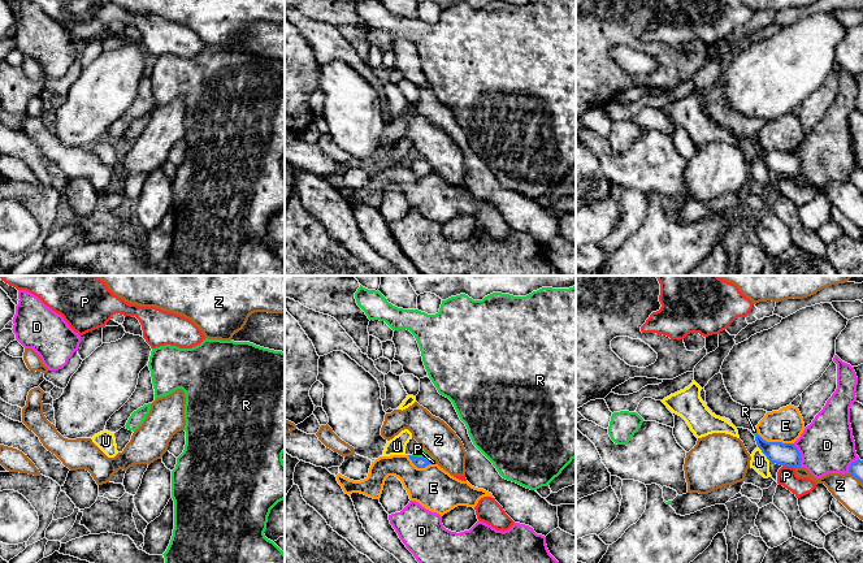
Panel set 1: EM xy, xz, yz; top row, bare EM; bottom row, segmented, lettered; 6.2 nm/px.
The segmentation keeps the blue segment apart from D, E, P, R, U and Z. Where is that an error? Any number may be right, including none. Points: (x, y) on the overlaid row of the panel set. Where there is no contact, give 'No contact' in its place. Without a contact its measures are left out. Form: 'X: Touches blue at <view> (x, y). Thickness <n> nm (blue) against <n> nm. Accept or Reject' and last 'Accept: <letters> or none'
D: Touches blue at yz (799, 455). Thickness 140 nm (blue) against 340 nm. Reject
E: Touches blue at yz (775, 442). Thickness 140 nm (blue) against 220 nm. Reject
P: Touches blue at yz (789, 466). Thickness 140 nm (blue) against 120 nm. Reject
R: Touches blue at xz (420, 458). Thickness 60 nm (blue) against 50 nm. Accept
U: Touches blue at yz (763, 453). Thickness 140 nm (blue) against 110 nm. Reject
Z: Touches blue at yz (797, 466). Thickness 140 nm (blue) against 110 nm. Reject
Accept: R

